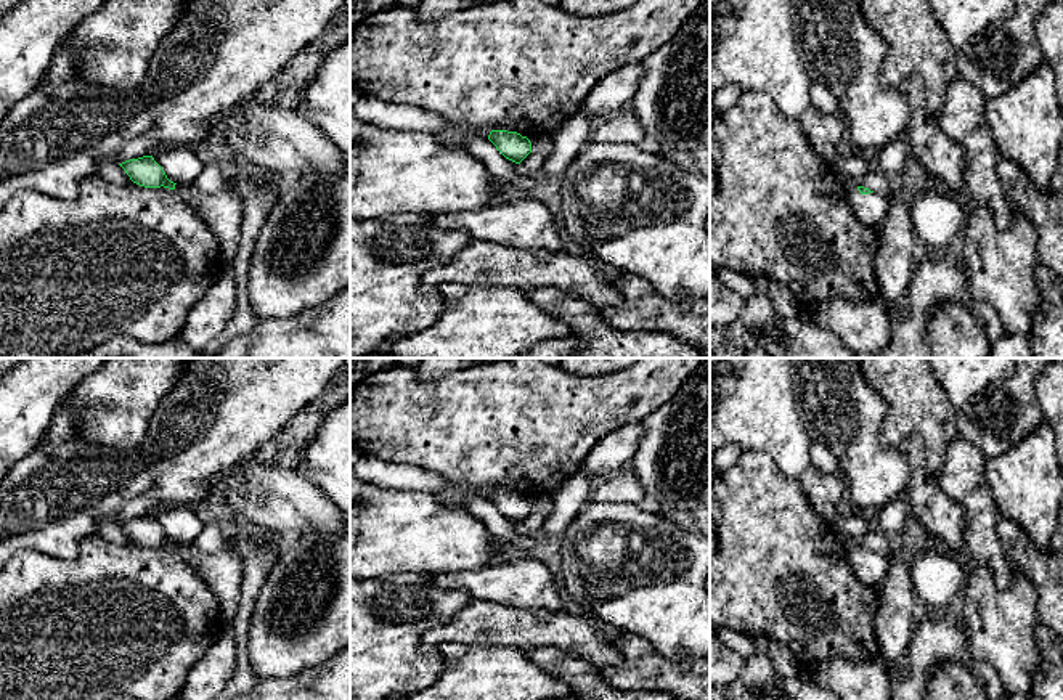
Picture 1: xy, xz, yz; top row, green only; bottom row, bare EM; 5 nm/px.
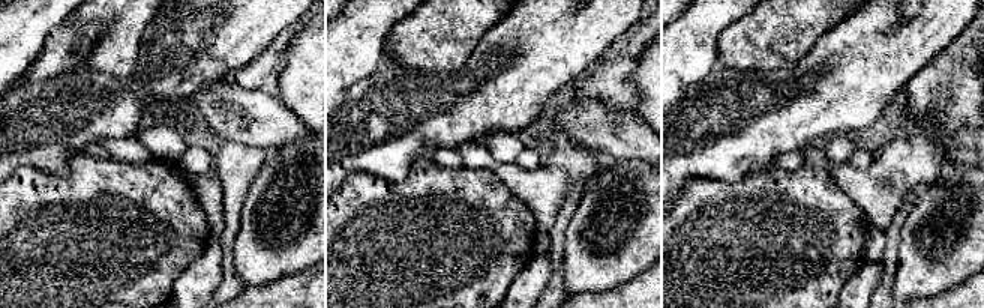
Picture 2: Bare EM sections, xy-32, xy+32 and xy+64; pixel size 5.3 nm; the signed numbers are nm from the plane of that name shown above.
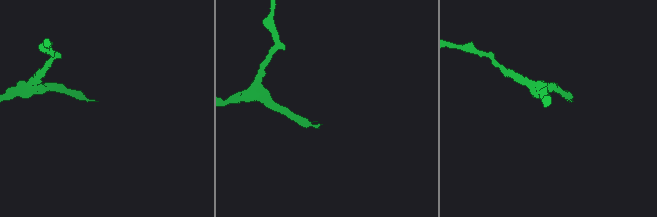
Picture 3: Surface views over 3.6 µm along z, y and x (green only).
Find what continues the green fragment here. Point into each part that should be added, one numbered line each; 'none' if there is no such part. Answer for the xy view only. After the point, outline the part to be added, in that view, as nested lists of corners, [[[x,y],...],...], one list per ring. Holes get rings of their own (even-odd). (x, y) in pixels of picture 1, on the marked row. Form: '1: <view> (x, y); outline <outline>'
1: xy (224, 211); outline [[[175,185],[175,191],[206,220],[218,239],[223,263],[231,263],[241,242],[244,217],[242,196],[230,185],[218,193],[199,191],[191,185]]]

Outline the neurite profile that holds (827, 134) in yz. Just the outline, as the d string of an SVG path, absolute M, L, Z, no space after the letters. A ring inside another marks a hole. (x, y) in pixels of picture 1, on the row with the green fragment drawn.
M809 106L800 117L814 154L832 165L846 141L846 125L838 116L825 114Z

